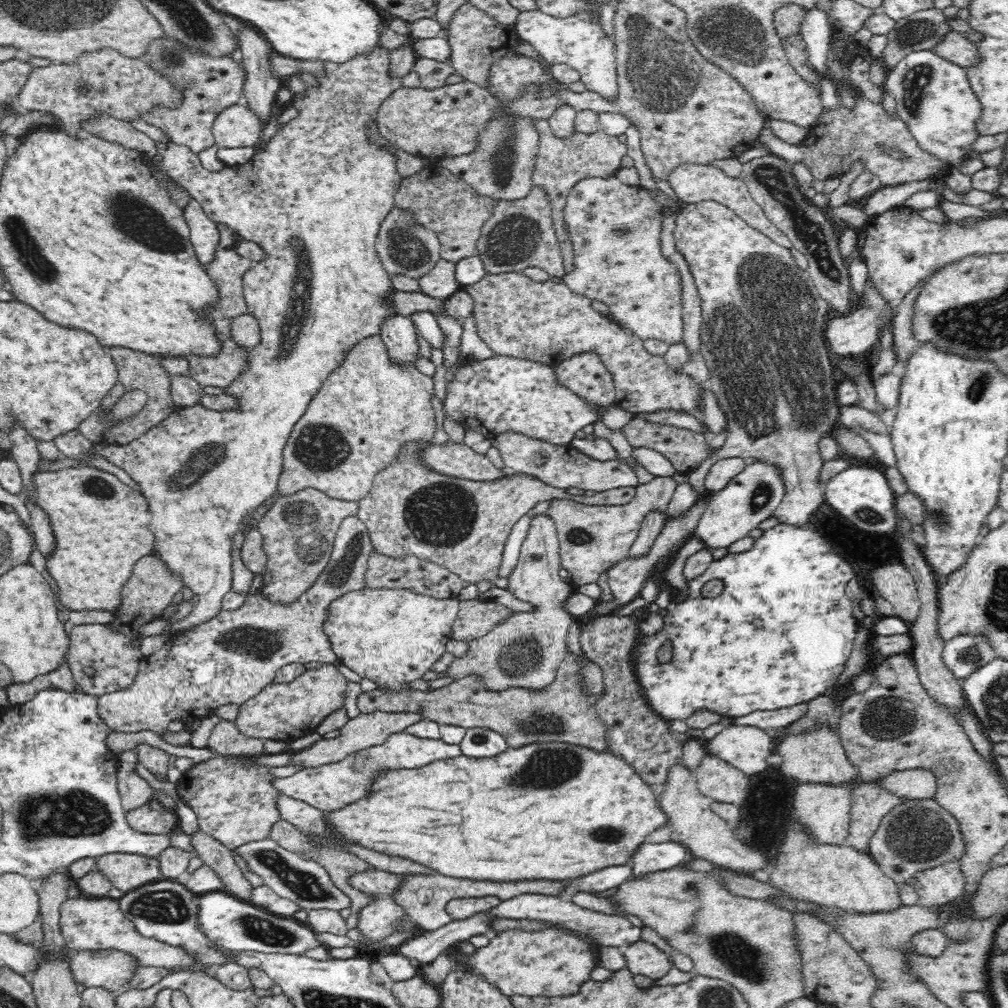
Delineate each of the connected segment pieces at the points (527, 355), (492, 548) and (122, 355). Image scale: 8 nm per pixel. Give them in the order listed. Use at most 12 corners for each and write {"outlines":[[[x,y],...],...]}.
{"outlines":[[[566,283],[462,286],[496,355],[554,366],[593,352],[616,406],[700,416],[700,382]],[[406,442],[357,517],[375,550],[505,588],[512,527],[552,499],[573,496],[525,474],[474,482]],[[107,347],[118,369],[107,411],[127,390],[148,395],[141,411],[109,427],[108,445],[148,433],[174,412],[169,373],[146,352]]]}

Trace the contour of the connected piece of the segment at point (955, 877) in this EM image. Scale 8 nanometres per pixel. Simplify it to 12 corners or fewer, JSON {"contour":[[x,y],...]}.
{"contour":[[961,859],[913,876],[920,906],[948,906],[965,893]]}

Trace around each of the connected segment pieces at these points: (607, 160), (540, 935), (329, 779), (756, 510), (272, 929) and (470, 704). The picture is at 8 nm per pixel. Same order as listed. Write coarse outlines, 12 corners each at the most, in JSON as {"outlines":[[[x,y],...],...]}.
{"outlines":[[[540,119],[534,185],[550,197],[564,270],[574,268],[563,208],[573,186],[622,168],[602,129],[561,139]],[[510,930],[421,966],[439,987],[464,963],[508,996],[572,996],[599,966],[568,930]],[[404,730],[318,768],[274,777],[320,810],[362,798],[376,768],[420,768],[460,744]],[[746,459],[694,534],[729,547],[783,502],[783,470]],[[226,890],[197,897],[200,933],[223,950],[302,955],[309,925]],[[567,652],[554,683],[490,692],[477,676],[434,690],[361,691],[360,711],[418,711],[484,727],[509,747],[608,752],[597,700]]]}

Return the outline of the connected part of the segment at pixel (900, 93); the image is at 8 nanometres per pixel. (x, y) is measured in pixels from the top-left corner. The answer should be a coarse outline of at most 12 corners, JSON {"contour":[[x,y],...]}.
{"contour":[[911,52],[886,75],[918,144],[956,167],[979,134],[964,67]]}

